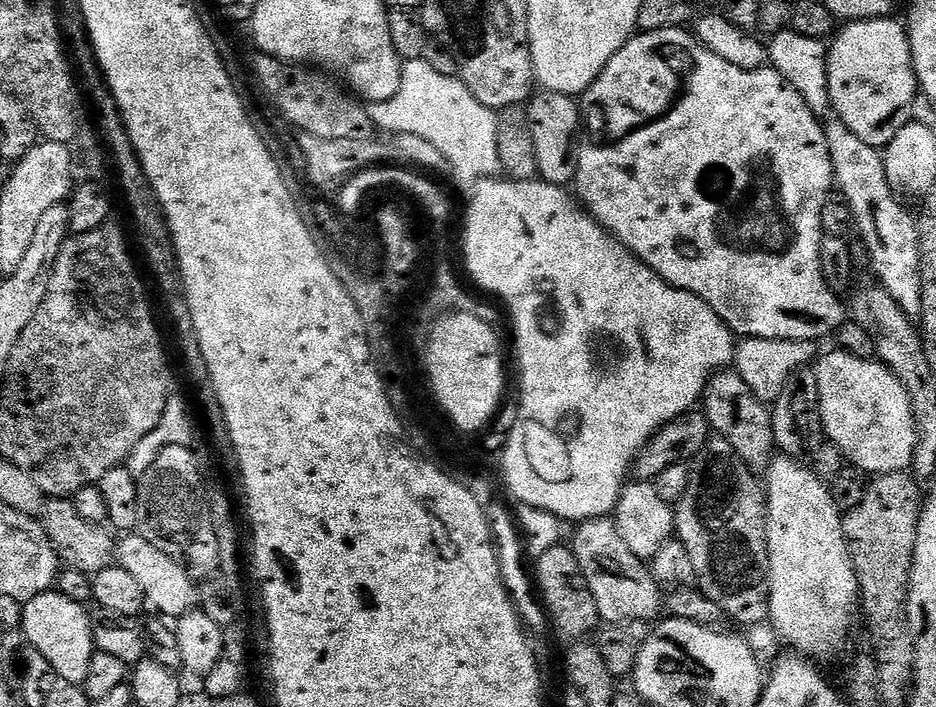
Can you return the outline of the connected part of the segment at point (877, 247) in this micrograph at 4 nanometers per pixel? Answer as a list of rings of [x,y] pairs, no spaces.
[[[841,122],[835,123],[834,128],[825,127],[825,136],[835,170],[835,185],[846,200],[853,222],[866,238],[872,238],[878,234],[876,243],[870,248],[873,260],[880,265],[878,266],[880,268],[896,266],[900,262],[908,272],[915,271],[917,261],[904,246],[904,238],[902,240],[896,238],[898,234],[896,224],[908,224],[908,206],[898,200],[893,192],[895,191],[893,185],[890,185],[887,180],[883,153],[878,148],[876,150],[873,143],[854,136]]]

